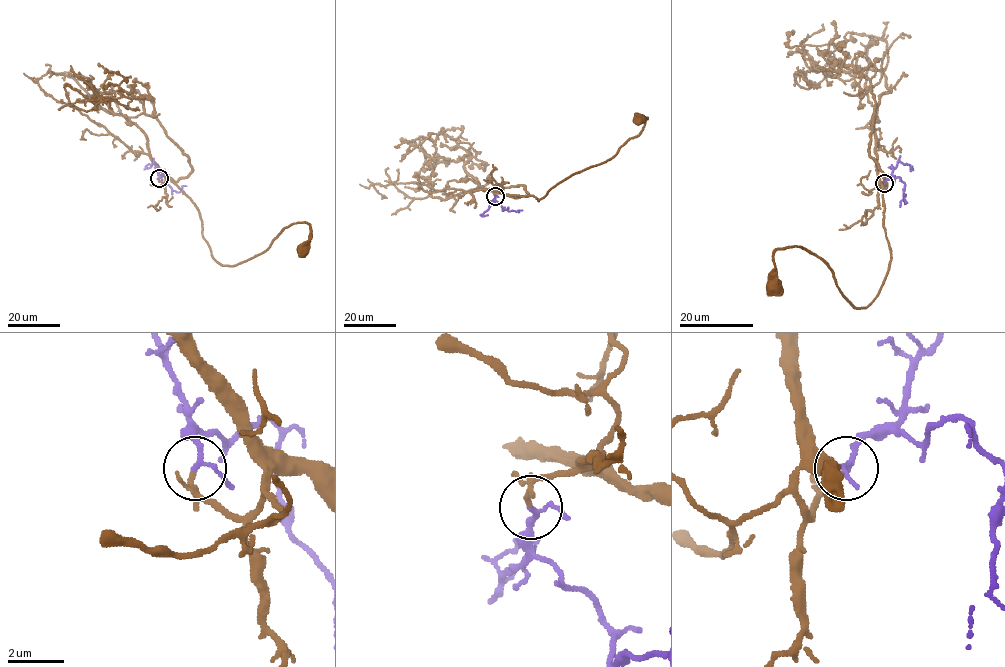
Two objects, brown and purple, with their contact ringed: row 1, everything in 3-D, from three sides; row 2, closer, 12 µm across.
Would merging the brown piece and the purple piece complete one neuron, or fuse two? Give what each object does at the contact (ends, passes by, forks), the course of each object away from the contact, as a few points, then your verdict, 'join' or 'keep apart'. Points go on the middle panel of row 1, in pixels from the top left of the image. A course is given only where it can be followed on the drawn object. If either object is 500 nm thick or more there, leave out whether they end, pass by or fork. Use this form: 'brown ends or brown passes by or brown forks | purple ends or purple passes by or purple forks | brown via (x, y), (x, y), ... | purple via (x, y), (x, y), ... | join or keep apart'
brown forks | purple passes by | brown via (495, 196), (501, 191), (532, 195), (538, 200), (576, 173), (610, 159), (642, 129), (646, 117), (640, 119) | purple via (495, 196), (503, 211), (522, 210) | join

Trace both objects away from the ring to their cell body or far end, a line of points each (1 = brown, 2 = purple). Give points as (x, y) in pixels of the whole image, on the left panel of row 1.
1: (159, 178), (170, 178), (190, 198), (203, 238), (222, 265), (262, 253), (300, 222), (310, 227), (304, 251)
2: (159, 178), (159, 174), (166, 174), (167, 183), (173, 191), (179, 192), (183, 185), (186, 186)

